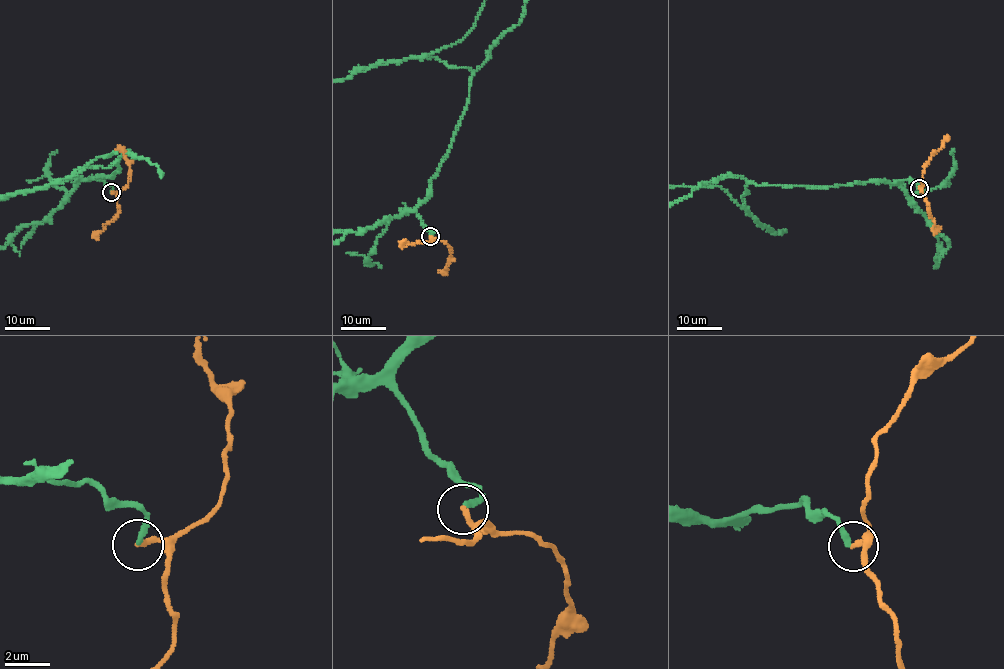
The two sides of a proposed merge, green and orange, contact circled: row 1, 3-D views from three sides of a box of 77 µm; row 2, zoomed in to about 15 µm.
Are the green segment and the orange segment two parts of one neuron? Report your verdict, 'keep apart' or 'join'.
join

